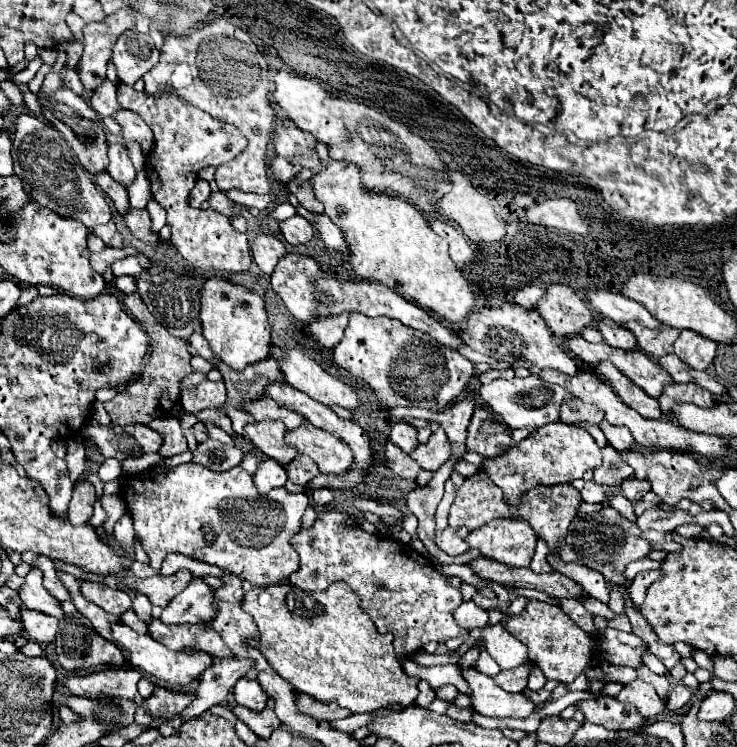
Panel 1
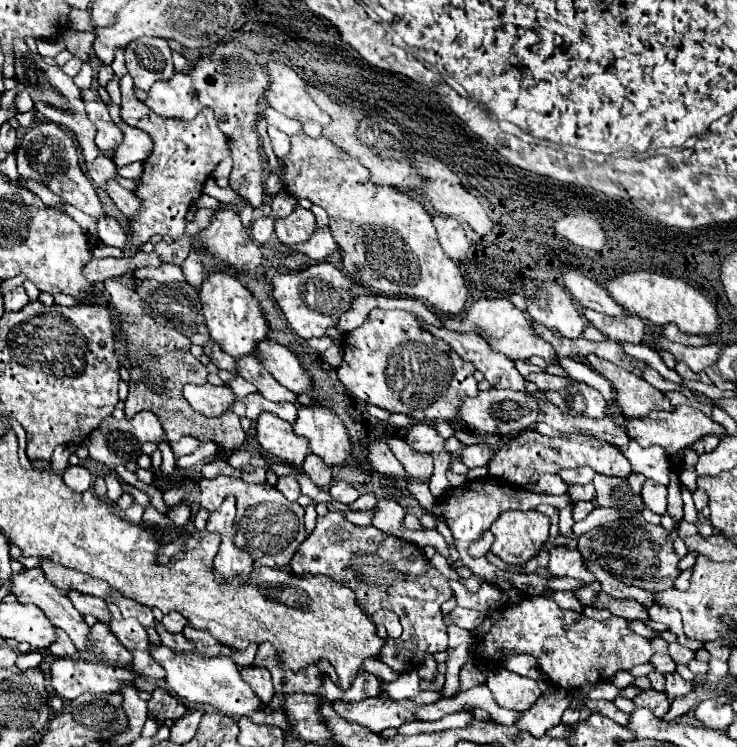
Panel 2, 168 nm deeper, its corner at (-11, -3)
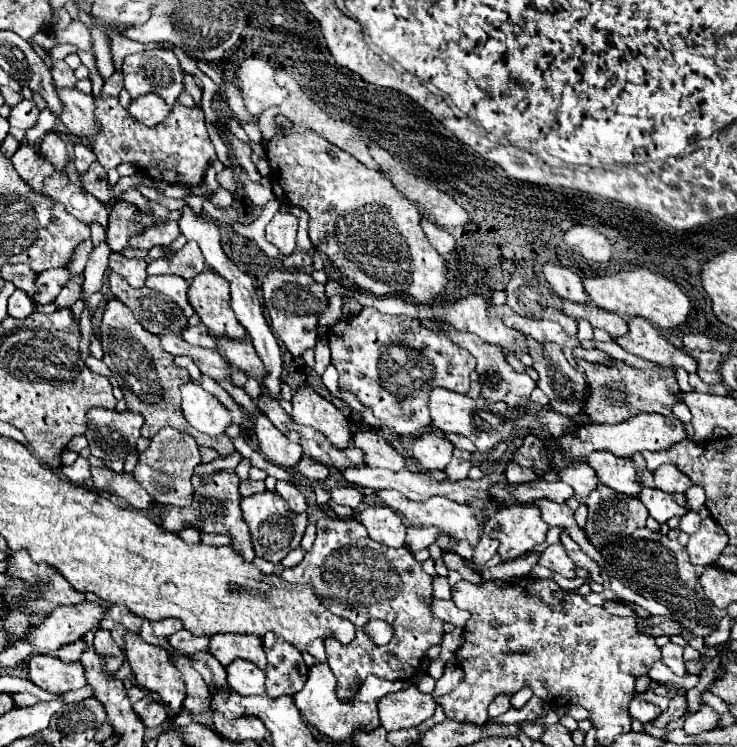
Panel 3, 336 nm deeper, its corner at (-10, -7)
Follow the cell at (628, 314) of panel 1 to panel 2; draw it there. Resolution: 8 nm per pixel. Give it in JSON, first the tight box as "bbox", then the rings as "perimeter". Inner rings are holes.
{"bbox":[562,270,626,316],"perimeter":[[[564,270],[562,274],[564,280],[564,288],[574,296],[574,300],[578,300],[584,308],[608,314],[608,316],[624,316],[626,310],[622,306],[616,306],[616,302],[612,302],[612,298],[608,298],[608,292],[592,282],[590,278],[582,276],[576,270]]]}

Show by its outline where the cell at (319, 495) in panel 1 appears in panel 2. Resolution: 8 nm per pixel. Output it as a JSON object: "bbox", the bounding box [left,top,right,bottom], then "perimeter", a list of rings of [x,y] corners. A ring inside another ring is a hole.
{"bbox":[328,482,358,504],"perimeter":[[[334,482],[328,492],[340,504],[352,504],[358,498],[358,492],[350,484],[346,484],[346,482]]]}

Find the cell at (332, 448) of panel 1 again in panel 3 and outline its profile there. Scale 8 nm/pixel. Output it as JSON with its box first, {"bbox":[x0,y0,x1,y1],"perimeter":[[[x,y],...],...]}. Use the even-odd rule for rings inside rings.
{"bbox":[291,388,351,450],"perimeter":[[[297,388],[293,394],[291,418],[301,426],[319,430],[335,448],[343,450],[349,446],[351,430],[347,418],[331,402],[321,398],[311,388]]]}

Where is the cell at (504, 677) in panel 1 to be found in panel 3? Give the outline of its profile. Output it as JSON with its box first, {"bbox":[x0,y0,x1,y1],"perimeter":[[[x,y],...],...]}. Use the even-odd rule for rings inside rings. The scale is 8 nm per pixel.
{"bbox":[489,694,511,718],"perimeter":[[[503,694],[503,696],[499,696],[499,698],[495,698],[495,700],[491,702],[491,706],[489,706],[489,716],[495,718],[495,716],[499,716],[499,714],[505,714],[509,708],[511,708],[511,696]]]}

